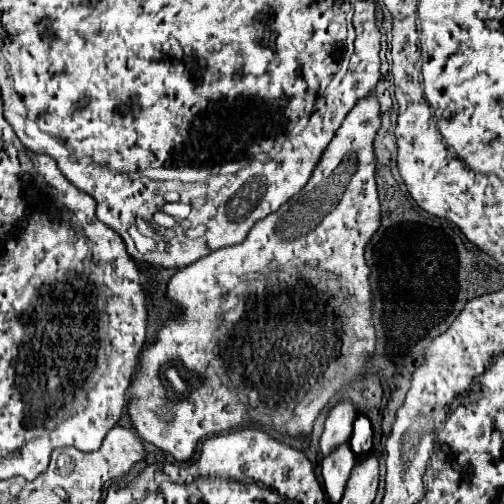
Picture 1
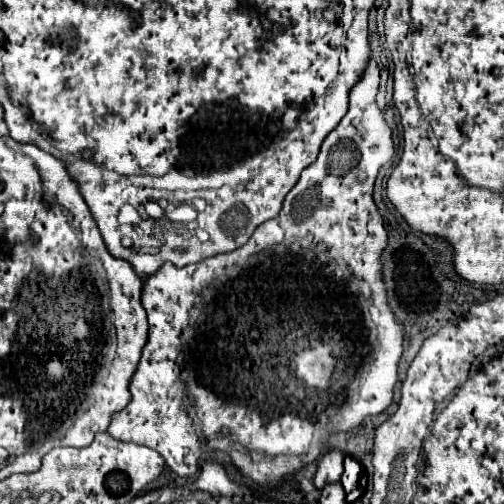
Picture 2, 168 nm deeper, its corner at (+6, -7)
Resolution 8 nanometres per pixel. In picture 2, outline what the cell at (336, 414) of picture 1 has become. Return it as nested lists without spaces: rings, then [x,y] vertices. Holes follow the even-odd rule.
[[[332,449],[318,461],[318,471],[316,471],[316,479],[314,479],[314,485],[318,491],[320,491],[320,487],[324,487],[328,483],[340,481],[342,471],[344,471],[342,463],[344,463],[344,455],[338,449]]]

